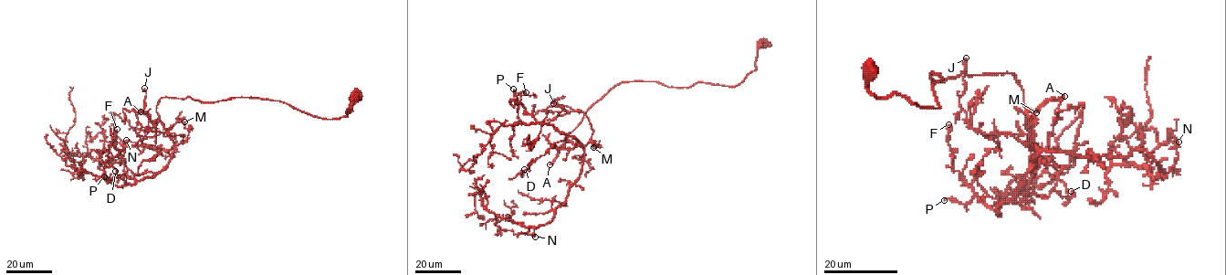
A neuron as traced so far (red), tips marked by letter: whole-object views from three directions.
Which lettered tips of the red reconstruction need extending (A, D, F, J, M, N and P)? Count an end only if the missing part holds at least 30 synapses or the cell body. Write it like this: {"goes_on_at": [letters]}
{"goes_on_at": ["A"]}

